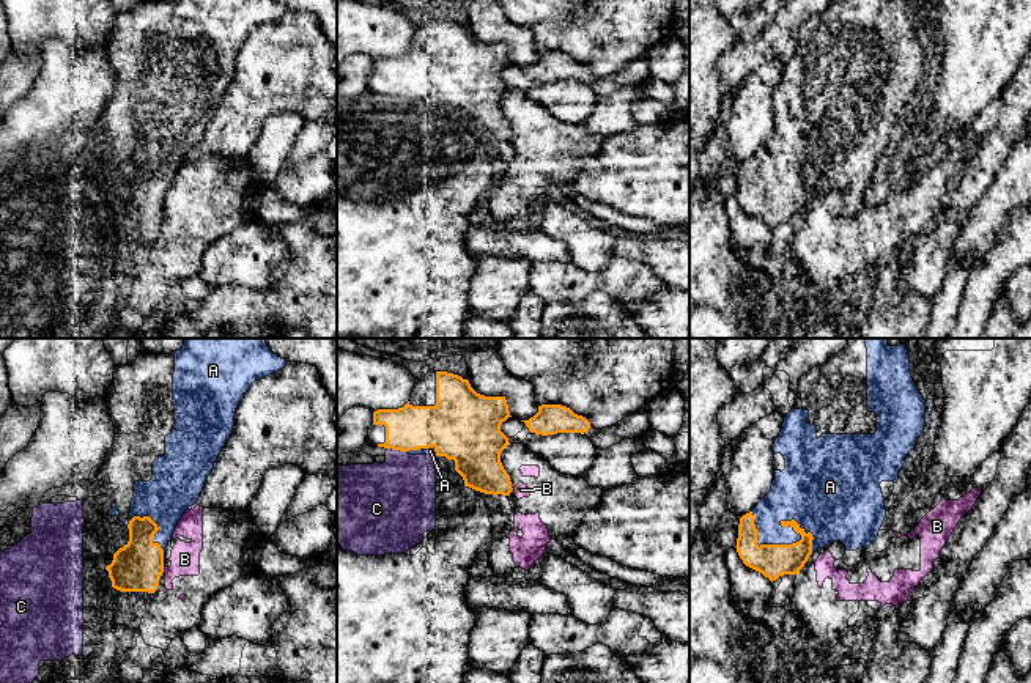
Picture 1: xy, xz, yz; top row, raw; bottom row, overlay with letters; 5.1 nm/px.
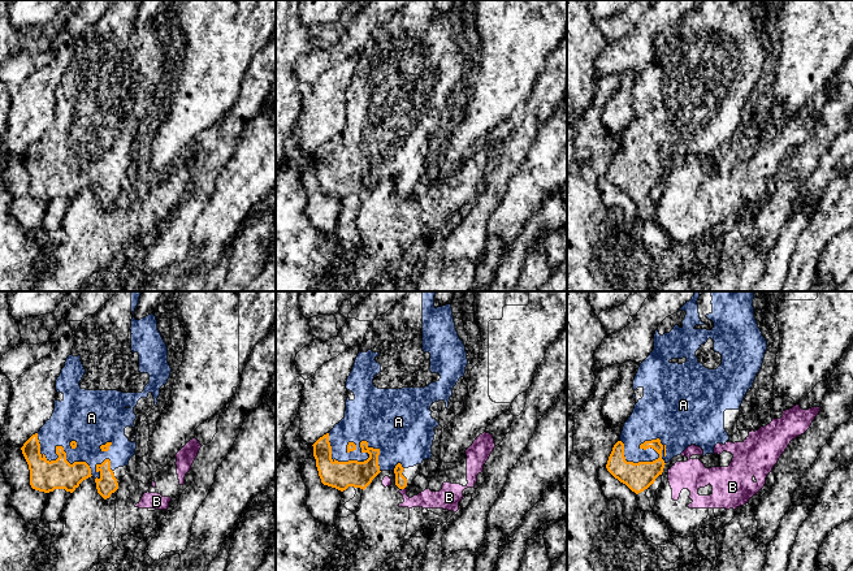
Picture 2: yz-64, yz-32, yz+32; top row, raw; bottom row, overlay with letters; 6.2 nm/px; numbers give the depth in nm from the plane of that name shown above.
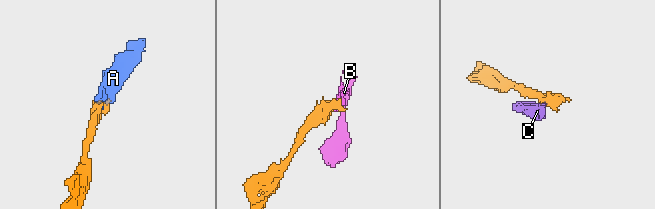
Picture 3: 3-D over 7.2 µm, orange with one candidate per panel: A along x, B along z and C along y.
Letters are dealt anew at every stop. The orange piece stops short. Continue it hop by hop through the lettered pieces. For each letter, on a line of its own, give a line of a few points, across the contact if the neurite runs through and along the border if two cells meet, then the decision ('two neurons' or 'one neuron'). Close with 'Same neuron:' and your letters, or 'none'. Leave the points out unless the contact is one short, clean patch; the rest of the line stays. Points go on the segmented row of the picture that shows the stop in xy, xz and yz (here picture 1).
A: one neuron
B: xy (162, 567), (164, 572) | two neurons
C: two neurons
Same neuron: A

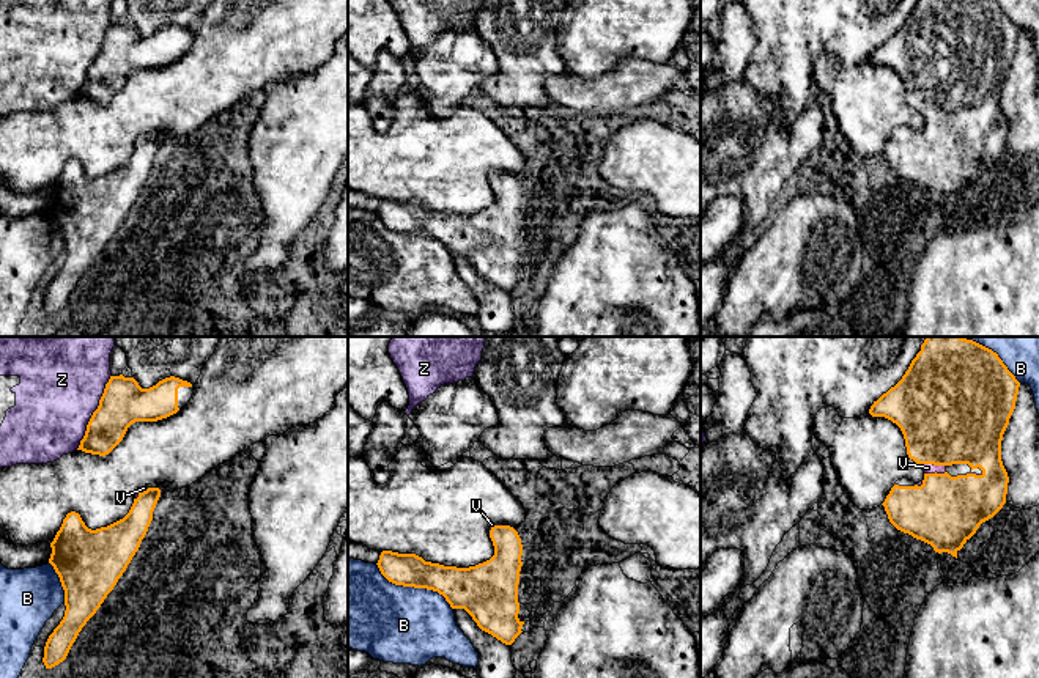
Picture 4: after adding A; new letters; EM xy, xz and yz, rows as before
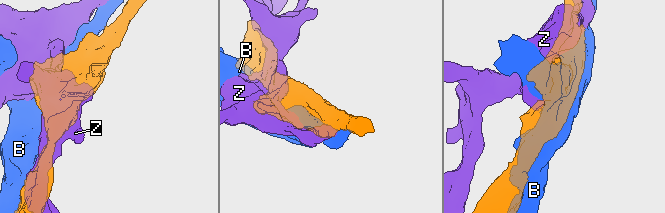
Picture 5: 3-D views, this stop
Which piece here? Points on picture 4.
B: two neurons
V: one neuron
Z: two neurons
Same neuron: V

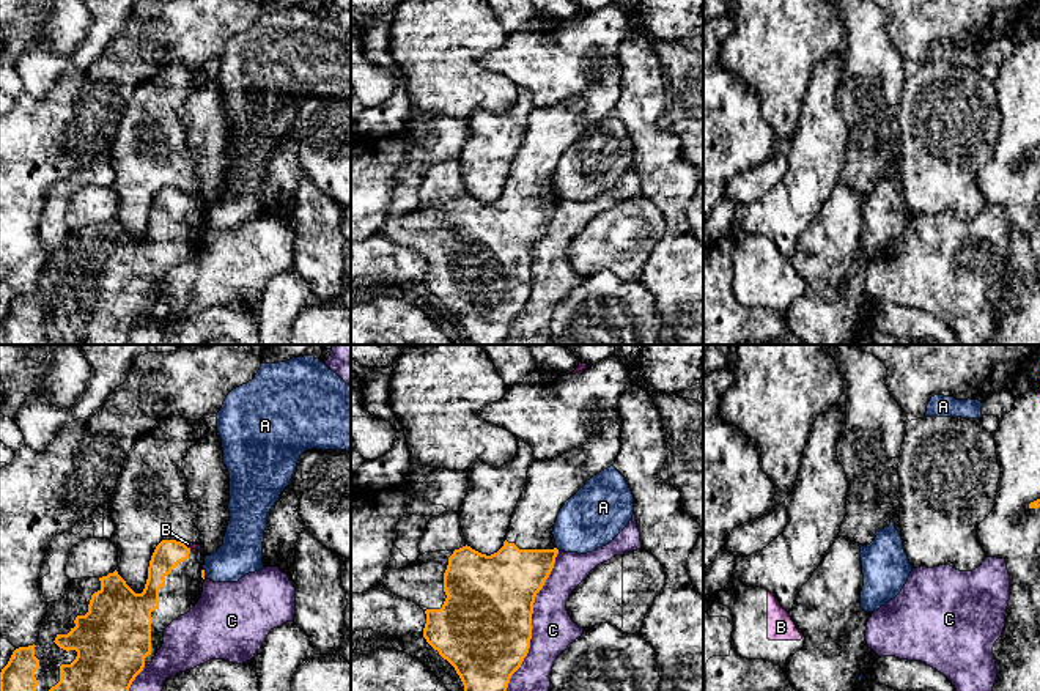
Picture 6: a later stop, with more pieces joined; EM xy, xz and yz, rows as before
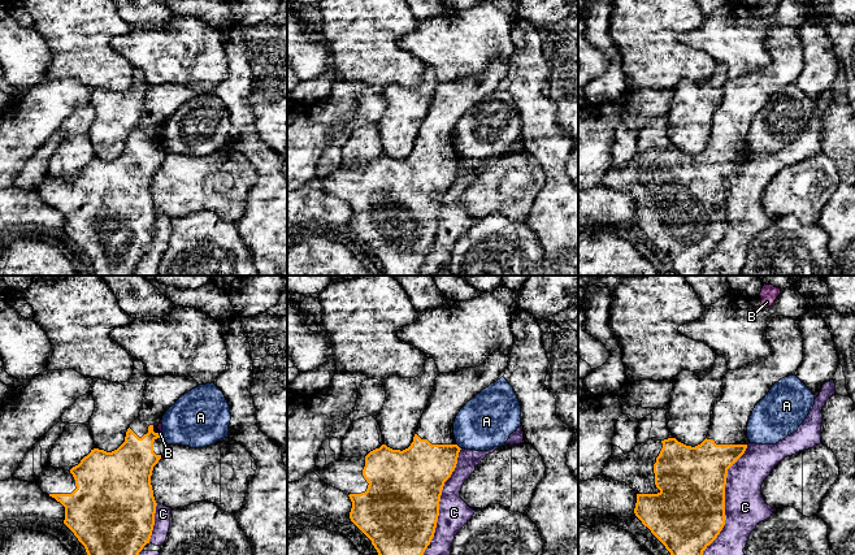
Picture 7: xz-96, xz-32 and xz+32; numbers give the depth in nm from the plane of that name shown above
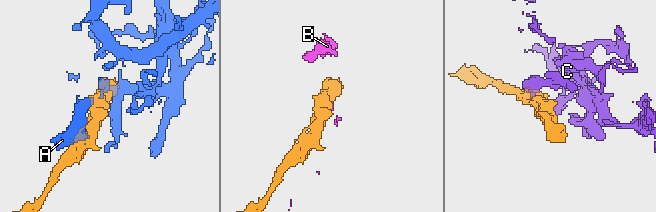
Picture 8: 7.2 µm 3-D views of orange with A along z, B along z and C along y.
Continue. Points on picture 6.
A: xy (203, 569), (205, 576) | two neurons
B: xy (183, 543), (191, 548) | two neurons
C: two neurons
Same neuron: none

